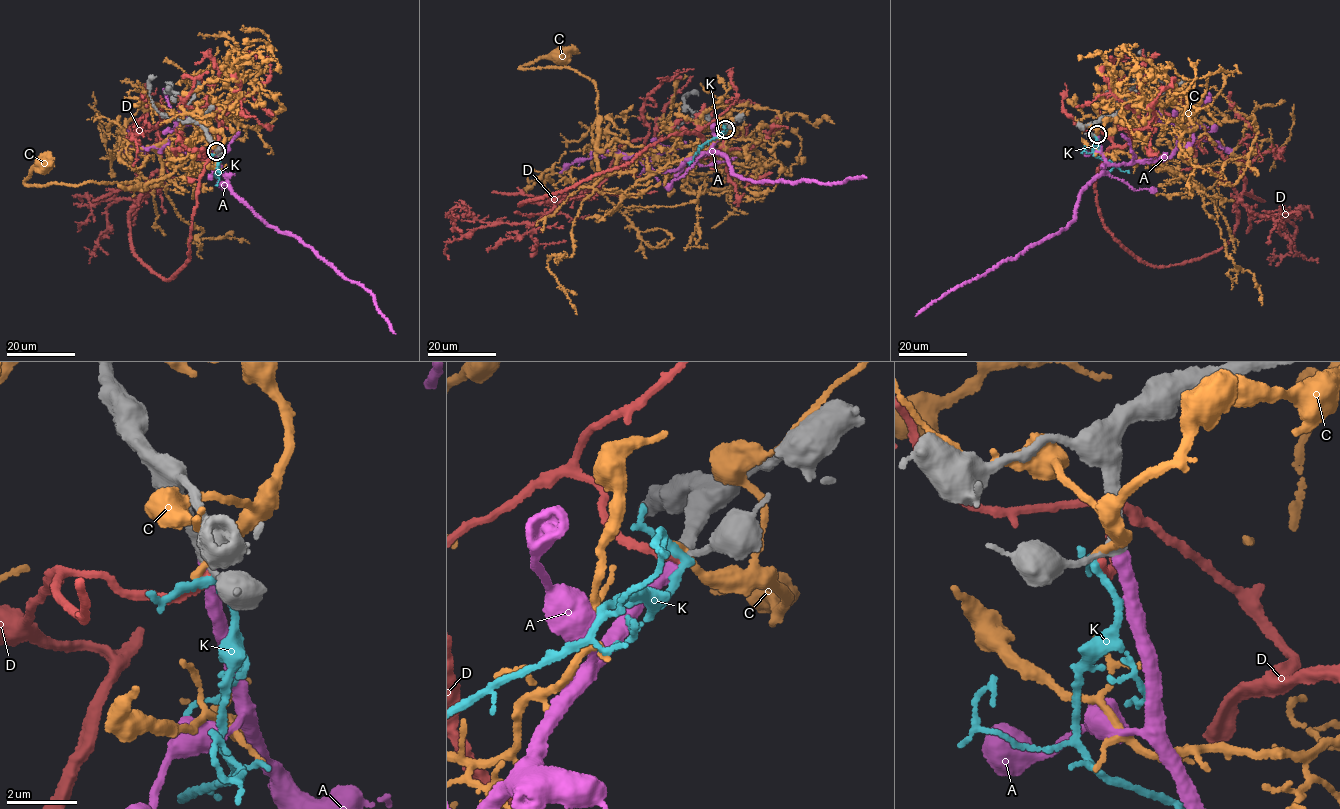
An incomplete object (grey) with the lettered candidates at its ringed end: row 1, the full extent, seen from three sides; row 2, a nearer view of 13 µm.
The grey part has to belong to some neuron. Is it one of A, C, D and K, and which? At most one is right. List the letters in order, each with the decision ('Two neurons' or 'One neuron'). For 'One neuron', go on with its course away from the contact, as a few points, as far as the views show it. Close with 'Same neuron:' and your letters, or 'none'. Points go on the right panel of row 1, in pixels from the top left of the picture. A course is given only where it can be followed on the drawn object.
A: One neuron. Its course: (1097, 134), (1104, 165), (1084, 188), (1075, 206), (1073, 220), (1066, 227), (959, 285), (915, 316)
C: Two neurons
D: Two neurons
K: Two neurons
Same neuron: A

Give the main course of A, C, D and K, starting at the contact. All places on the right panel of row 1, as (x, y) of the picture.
A: (1097, 134), (1104, 165), (1084, 188), (1075, 206), (1073, 220), (1066, 227), (959, 285), (915, 316)
C: (1096, 134), (1132, 110), (1149, 159), (1173, 172), (1177, 163), (1135, 128), (1172, 121), (1149, 98)
D: (1095, 135), (1113, 142), (1094, 188), (1116, 242), (1160, 267), (1226, 244), (1245, 165), (1101, 72)
K: (1095, 135), (1097, 143), (1094, 154), (1129, 172)

